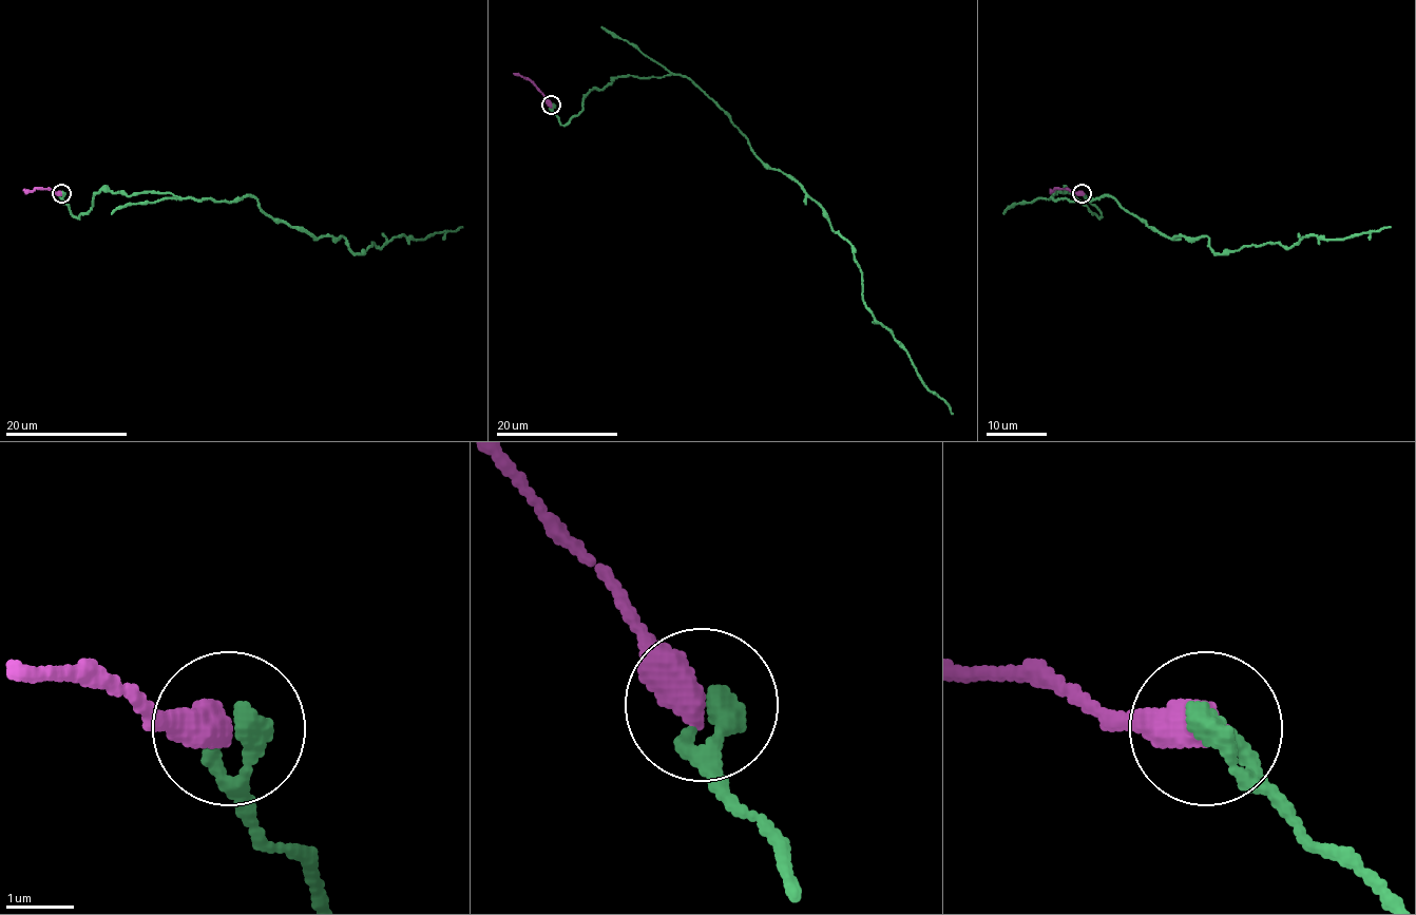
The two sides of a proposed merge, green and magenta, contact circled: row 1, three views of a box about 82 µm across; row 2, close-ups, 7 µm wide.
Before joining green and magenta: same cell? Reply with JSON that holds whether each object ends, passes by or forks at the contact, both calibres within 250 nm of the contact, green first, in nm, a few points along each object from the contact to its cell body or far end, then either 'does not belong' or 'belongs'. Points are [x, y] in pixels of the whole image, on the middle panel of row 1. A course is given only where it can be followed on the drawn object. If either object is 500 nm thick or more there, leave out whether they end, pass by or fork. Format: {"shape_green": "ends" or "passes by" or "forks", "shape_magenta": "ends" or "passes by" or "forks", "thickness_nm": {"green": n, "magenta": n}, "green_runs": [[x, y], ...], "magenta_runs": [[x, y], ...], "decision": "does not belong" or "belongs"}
{"thickness_nm": {"green": 360, "magenta": 550}, "green_runs": [[552, 106], [565, 126], [590, 90], [617, 76], [689, 78], [850, 246], [863, 304], [953, 414]], "magenta_runs": [[551, 106], [528, 79], [513, 74]], "decision": "belongs"}

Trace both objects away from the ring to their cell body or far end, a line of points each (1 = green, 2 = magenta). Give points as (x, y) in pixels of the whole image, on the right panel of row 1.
1: (1082, 193), (1102, 216), (1067, 190), (1050, 197), (1111, 196), (1169, 237), (1205, 235), (1216, 254), (1390, 227)
2: (1082, 193), (1050, 190)

